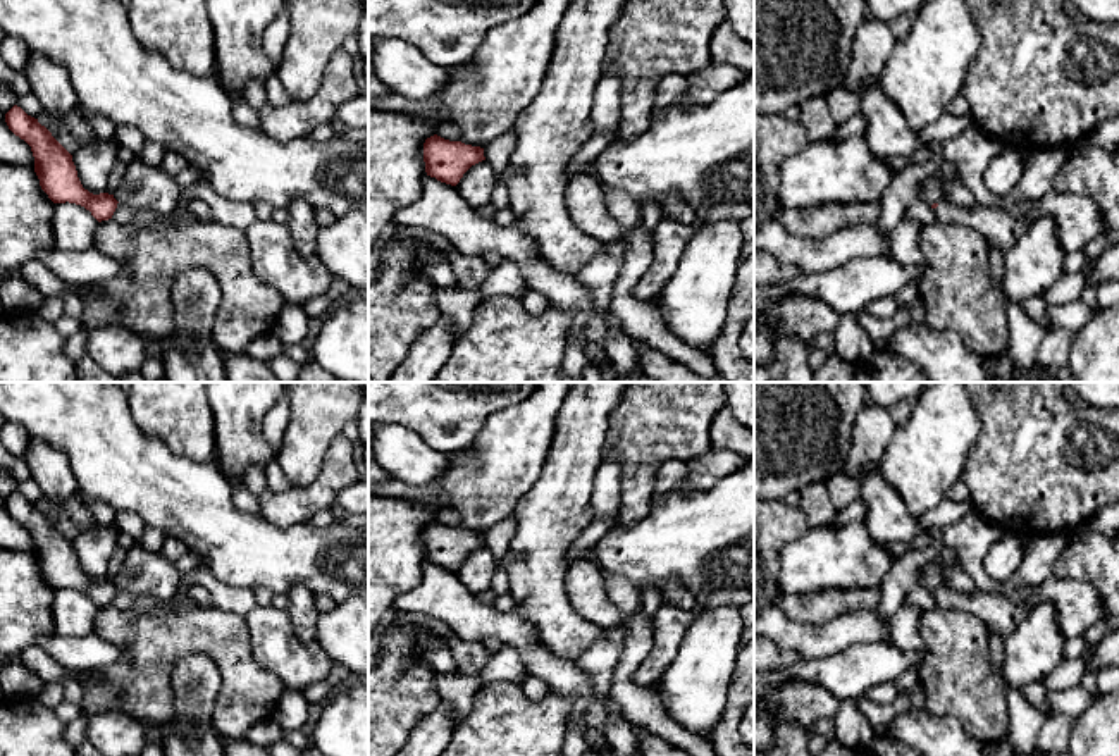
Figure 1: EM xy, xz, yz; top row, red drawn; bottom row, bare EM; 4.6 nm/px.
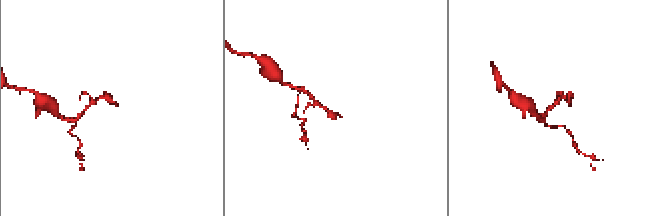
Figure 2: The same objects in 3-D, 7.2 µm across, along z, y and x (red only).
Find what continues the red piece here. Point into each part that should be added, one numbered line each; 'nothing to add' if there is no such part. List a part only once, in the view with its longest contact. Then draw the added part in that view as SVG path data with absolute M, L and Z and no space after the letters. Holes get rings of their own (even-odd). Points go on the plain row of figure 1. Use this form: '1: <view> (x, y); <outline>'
nothing to add

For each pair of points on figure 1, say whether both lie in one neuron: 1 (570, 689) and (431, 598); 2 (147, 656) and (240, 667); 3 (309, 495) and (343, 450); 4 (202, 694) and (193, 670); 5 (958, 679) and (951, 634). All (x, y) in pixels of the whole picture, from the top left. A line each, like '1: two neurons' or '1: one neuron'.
1: one neuron
2: one neuron
3: one neuron
4: one neuron
5: one neuron

